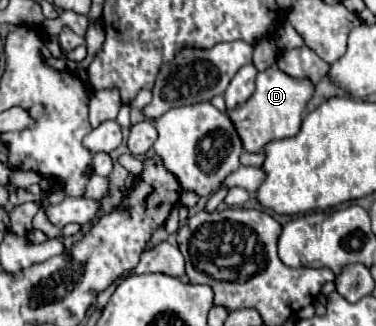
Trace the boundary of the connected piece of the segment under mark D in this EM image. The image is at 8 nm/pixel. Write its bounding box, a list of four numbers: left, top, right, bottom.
[226,68,314,154]

